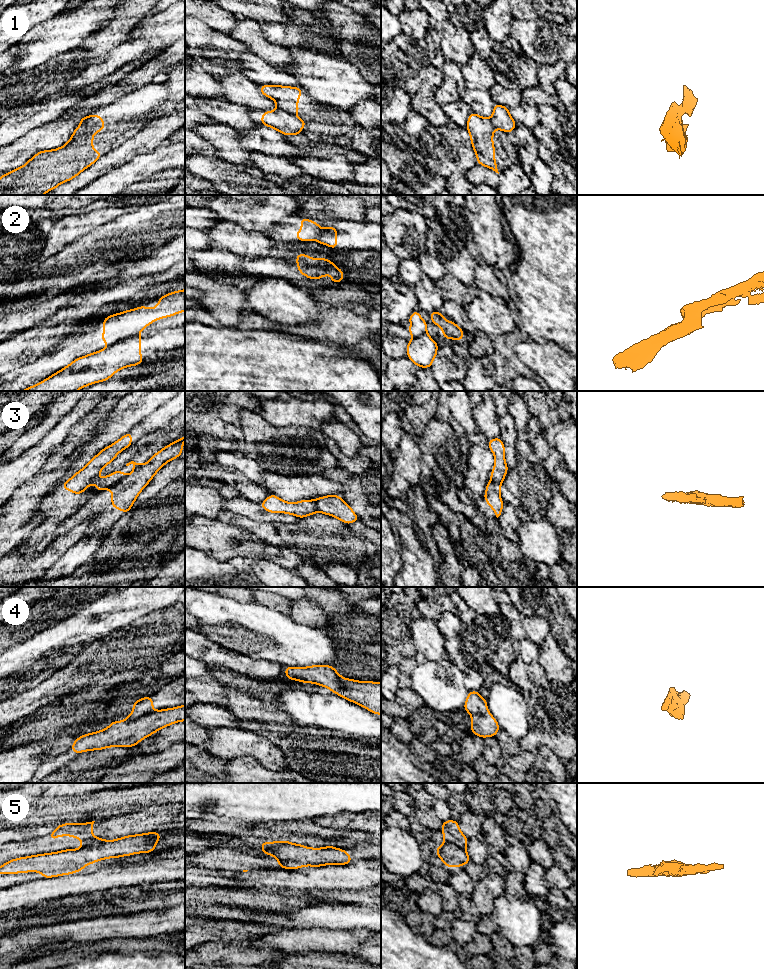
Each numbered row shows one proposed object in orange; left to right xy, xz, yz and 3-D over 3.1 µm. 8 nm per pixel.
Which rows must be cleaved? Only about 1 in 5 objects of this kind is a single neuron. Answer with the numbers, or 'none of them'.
1, 2, 3, 4, 5

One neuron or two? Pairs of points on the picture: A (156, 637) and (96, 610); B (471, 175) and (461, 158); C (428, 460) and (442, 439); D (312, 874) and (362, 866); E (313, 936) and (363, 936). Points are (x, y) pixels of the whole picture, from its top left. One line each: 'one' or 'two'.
A: two
B: two
C: one
D: one
E: one

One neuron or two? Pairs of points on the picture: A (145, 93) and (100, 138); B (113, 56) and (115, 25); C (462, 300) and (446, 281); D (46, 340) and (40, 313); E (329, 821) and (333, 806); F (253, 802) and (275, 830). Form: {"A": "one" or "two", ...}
{"A": "one", "B": "two", "C": "one", "D": "two", "E": "two", "F": "two"}

